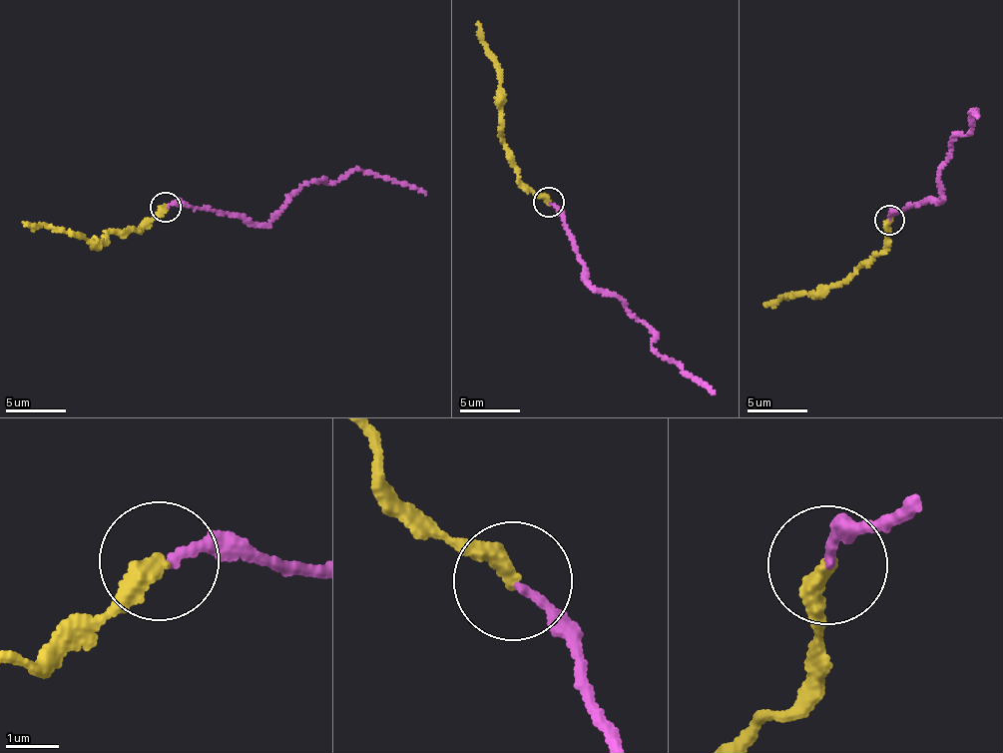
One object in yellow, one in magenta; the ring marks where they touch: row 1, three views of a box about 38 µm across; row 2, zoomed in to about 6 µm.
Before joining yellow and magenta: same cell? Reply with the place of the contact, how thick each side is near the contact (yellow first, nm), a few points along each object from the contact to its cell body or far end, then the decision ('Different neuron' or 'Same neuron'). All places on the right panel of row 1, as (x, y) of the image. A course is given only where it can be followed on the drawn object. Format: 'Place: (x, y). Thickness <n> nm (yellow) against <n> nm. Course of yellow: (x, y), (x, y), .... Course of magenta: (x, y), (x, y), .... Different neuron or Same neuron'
Place: (889, 220). Thickness 360 nm (yellow) against 200 nm. Course of yellow: (889, 221), (878, 255), (841, 283), (814, 294), (763, 304). Course of magenta: (890, 220), (896, 212), (941, 198), (939, 179), (950, 147), (957, 136), (969, 134), (972, 112), (977, 118). Same neuron

